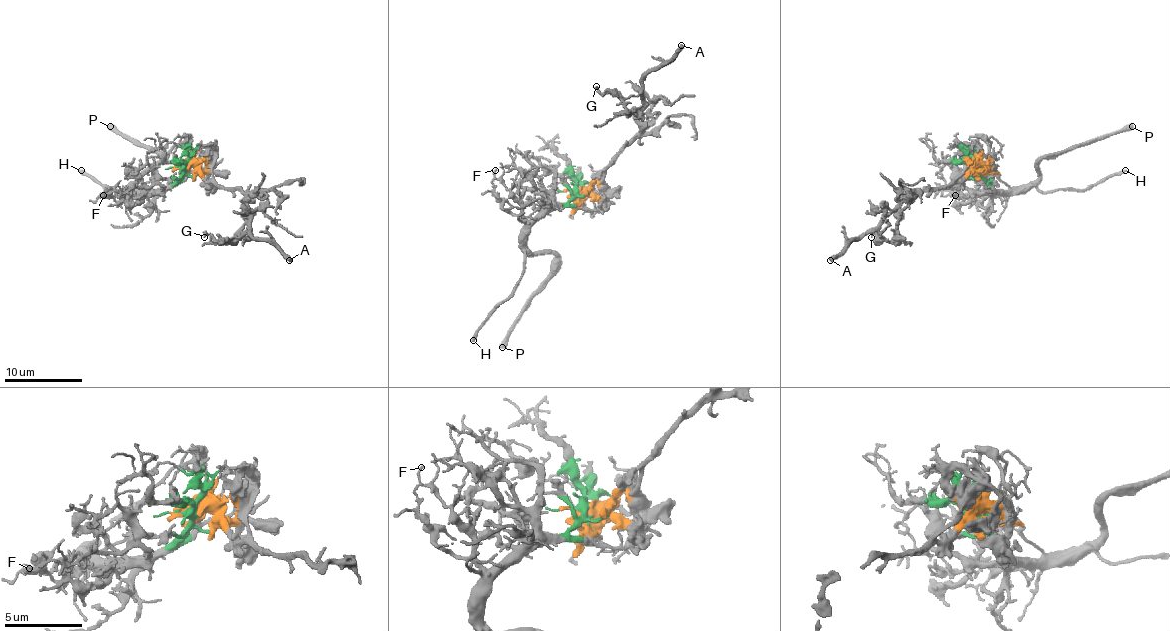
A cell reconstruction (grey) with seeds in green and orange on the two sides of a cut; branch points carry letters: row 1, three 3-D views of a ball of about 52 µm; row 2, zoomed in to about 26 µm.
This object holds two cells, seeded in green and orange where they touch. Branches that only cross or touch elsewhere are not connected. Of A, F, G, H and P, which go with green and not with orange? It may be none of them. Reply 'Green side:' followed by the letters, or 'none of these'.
Green side: F, H, P

